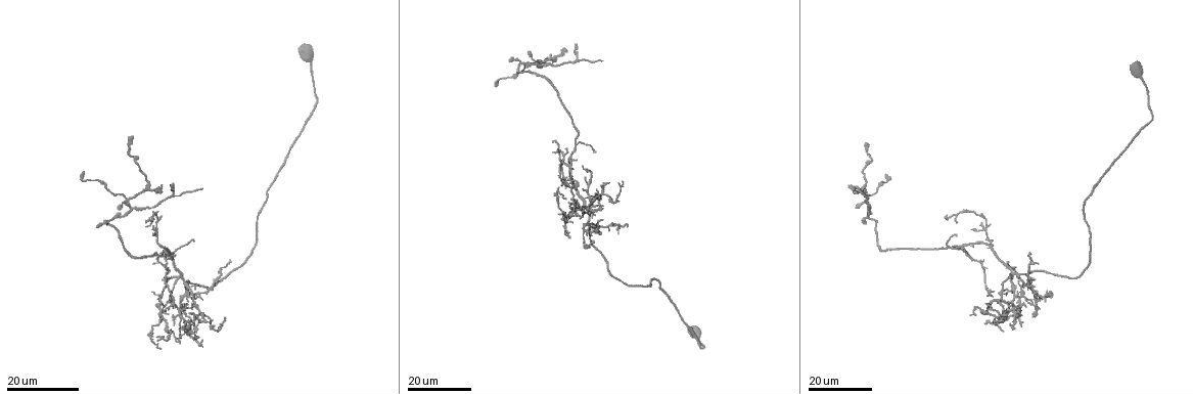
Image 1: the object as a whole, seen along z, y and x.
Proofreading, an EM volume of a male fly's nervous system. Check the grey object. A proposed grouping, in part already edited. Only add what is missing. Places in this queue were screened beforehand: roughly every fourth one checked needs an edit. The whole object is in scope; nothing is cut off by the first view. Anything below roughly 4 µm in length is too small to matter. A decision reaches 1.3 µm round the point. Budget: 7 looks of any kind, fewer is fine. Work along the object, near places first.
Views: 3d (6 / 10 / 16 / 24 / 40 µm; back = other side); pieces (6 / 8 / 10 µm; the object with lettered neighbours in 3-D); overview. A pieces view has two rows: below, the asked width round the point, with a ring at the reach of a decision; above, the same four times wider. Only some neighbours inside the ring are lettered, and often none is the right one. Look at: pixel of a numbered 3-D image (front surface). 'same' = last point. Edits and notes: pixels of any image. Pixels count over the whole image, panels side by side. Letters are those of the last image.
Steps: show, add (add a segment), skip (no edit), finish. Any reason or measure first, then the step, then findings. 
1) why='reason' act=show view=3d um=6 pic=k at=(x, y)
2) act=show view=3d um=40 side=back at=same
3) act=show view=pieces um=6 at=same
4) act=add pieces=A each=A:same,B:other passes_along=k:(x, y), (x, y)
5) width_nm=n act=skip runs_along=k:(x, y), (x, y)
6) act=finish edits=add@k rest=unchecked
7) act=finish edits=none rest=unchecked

why='an open end' act=show view=3d um=16 pic=1 at=(1020, 323)

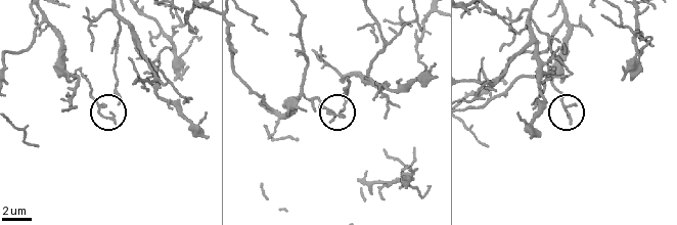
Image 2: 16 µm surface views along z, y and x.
act=show view=3d um=10 pic=2 at=(569, 123)

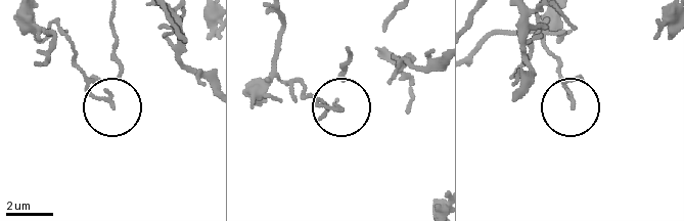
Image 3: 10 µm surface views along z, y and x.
act=show view=pieces um=6 pic=3 at=(573, 108)

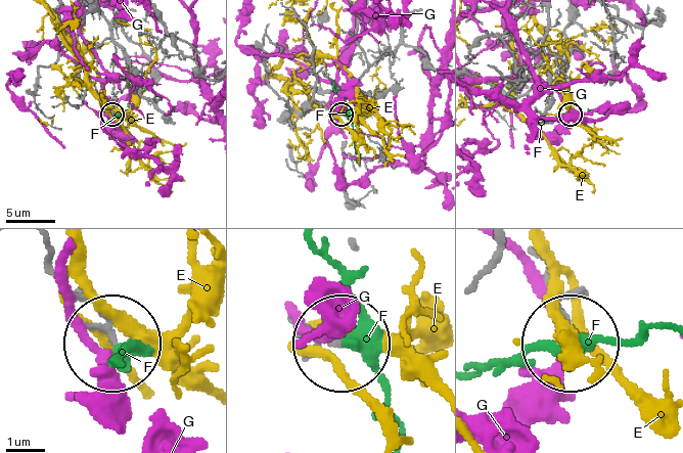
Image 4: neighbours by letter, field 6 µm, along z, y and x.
act=skip each=E:other,F:other,G:other runs_along=4:(48, 250), (78, 318), (114, 344) found='no lettered segment goes on from it'

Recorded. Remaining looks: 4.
why='free end' act=show view=3d um=16 pic=1 at=(509, 61)

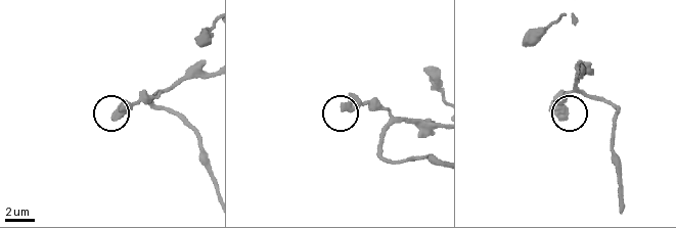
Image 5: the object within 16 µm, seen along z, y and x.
act=show view=pieces um=6 pic=5 at=(343, 109)

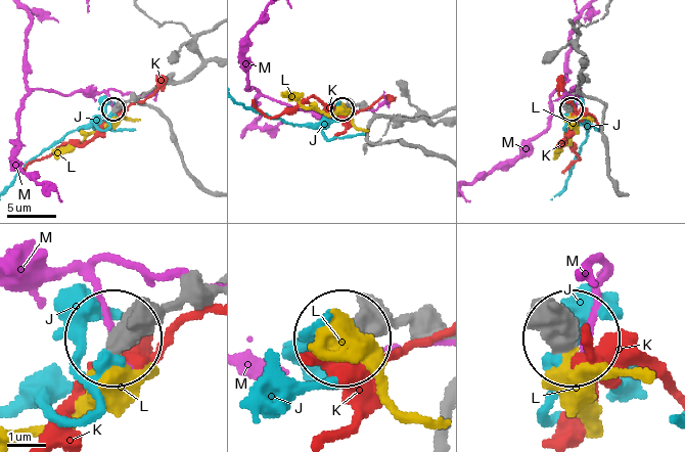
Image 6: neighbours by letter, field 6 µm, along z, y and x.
act=skip each=J:other,K:other,L:other,M:other found='no lettered segment goes on from it'

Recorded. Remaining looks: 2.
act=finish edits=none rest=unchecked

